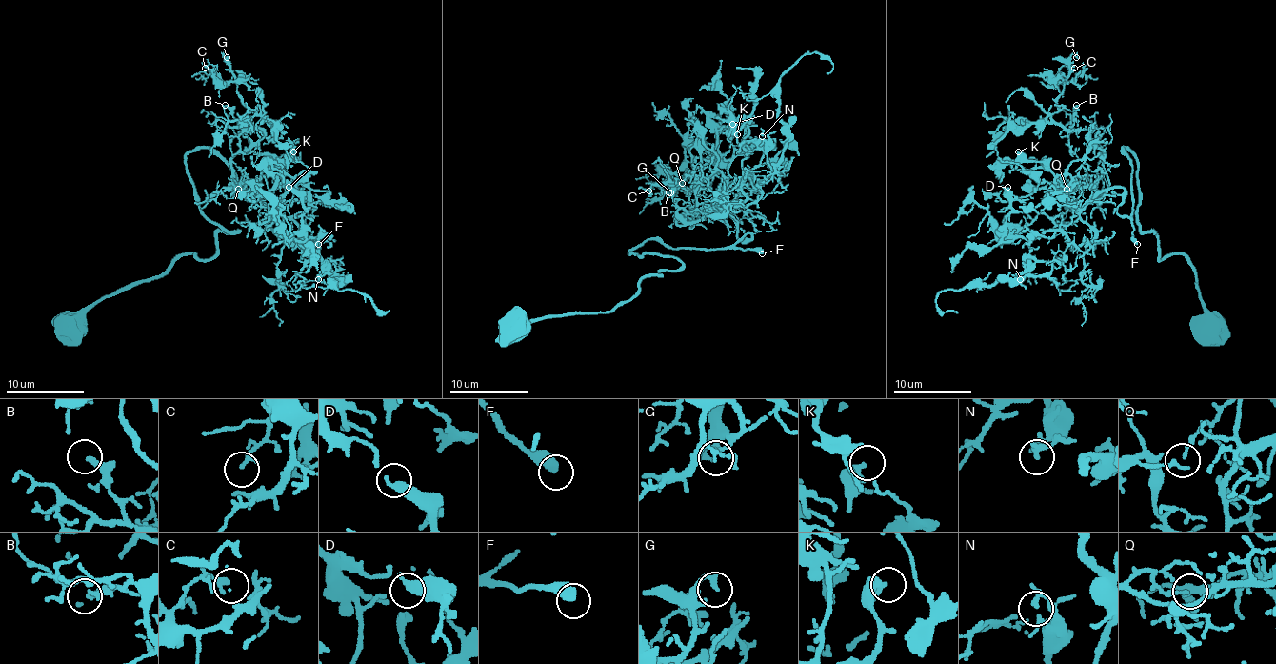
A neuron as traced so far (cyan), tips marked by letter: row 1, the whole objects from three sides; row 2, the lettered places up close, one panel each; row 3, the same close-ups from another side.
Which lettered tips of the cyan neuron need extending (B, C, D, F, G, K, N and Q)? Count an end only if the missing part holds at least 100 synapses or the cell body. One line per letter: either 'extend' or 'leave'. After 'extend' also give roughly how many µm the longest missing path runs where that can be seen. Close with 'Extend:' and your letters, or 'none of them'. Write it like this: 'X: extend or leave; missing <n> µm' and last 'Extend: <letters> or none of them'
B: leave
C: leave
D: leave
F: extend; missing 50 µm
G: leave
K: leave
N: leave
Q: leave
Extend: F

